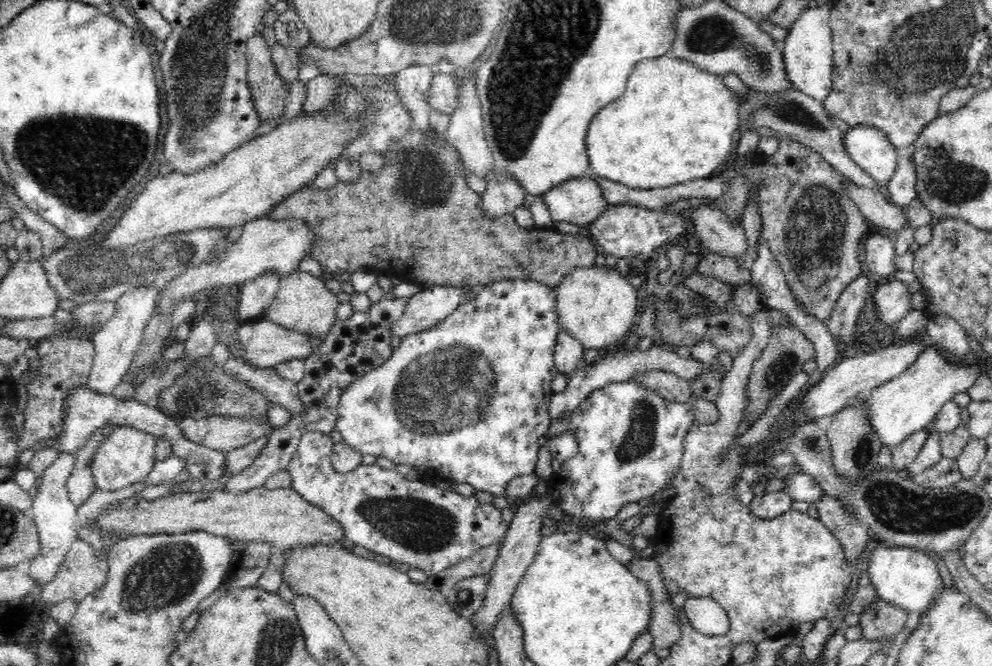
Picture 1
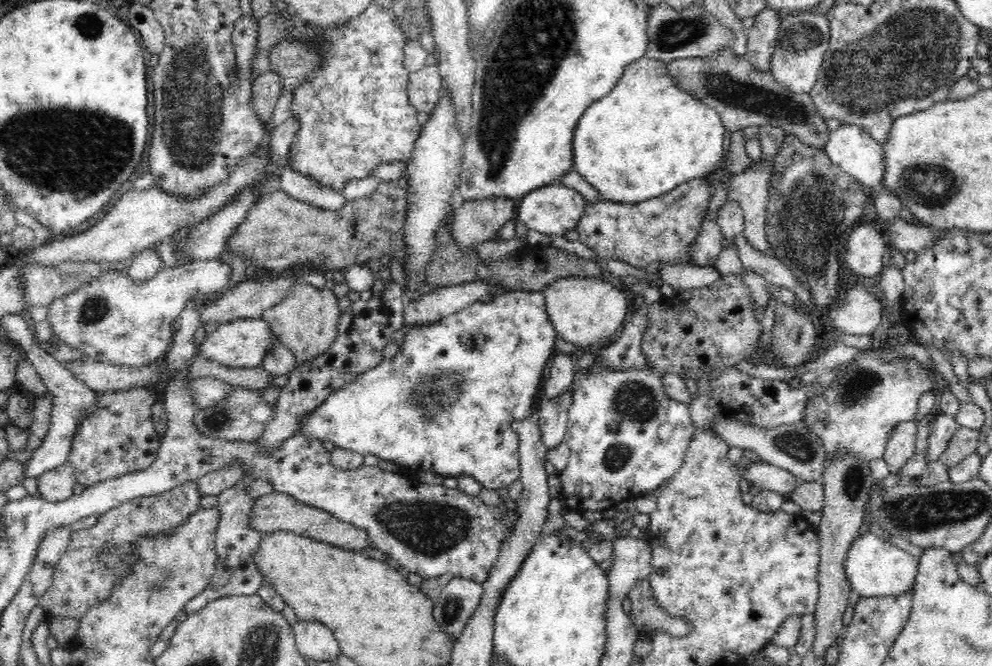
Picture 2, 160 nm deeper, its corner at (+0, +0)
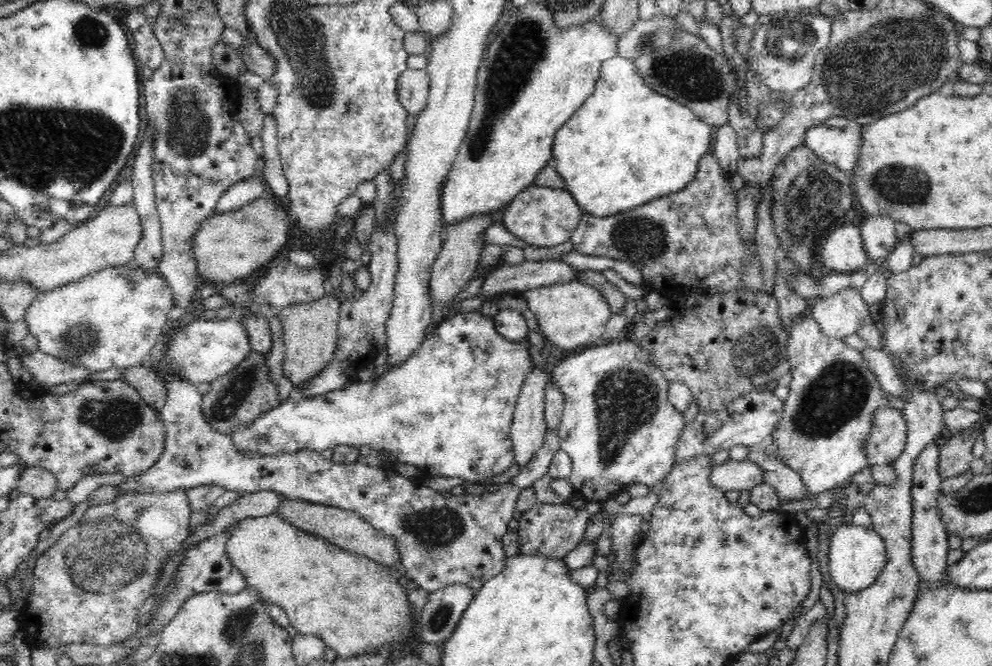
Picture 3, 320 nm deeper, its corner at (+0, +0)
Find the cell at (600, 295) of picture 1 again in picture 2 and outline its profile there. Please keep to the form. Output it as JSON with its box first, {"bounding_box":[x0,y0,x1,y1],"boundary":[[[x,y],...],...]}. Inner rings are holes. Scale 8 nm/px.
{"bounding_box":[541,277,627,347],"boundary":[[[570,277],[560,278],[541,290],[546,313],[557,335],[578,347],[598,342],[607,336],[615,338],[623,329],[622,323],[627,314],[626,297],[615,284],[602,277]]]}

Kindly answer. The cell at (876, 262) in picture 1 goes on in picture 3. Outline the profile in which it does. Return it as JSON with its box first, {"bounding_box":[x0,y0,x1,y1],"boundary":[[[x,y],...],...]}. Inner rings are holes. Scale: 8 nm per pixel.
{"bounding_box":[817,223,870,273],"boundary":[[[840,223],[825,238],[817,255],[826,268],[836,273],[853,273],[862,271],[866,264],[870,264],[864,251],[860,227]]]}

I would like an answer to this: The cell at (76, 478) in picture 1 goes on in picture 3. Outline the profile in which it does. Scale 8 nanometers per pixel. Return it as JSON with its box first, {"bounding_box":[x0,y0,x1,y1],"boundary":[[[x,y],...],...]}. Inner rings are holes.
{"bounding_box":[16,467,57,498],"boundary":[[[24,467],[19,472],[19,483],[16,490],[19,494],[30,494],[34,498],[52,498],[57,490],[57,480],[54,474],[42,467]]]}

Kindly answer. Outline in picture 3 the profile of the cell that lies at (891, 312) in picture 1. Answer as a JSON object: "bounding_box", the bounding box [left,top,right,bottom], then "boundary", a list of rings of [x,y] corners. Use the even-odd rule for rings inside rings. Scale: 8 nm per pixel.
{"bounding_box":[812,288,870,338],"boundary":[[[846,288],[834,296],[822,297],[819,302],[812,306],[812,319],[818,323],[820,331],[828,338],[843,338],[848,335],[857,334],[862,322],[870,317],[870,308],[862,300],[860,290]]]}

